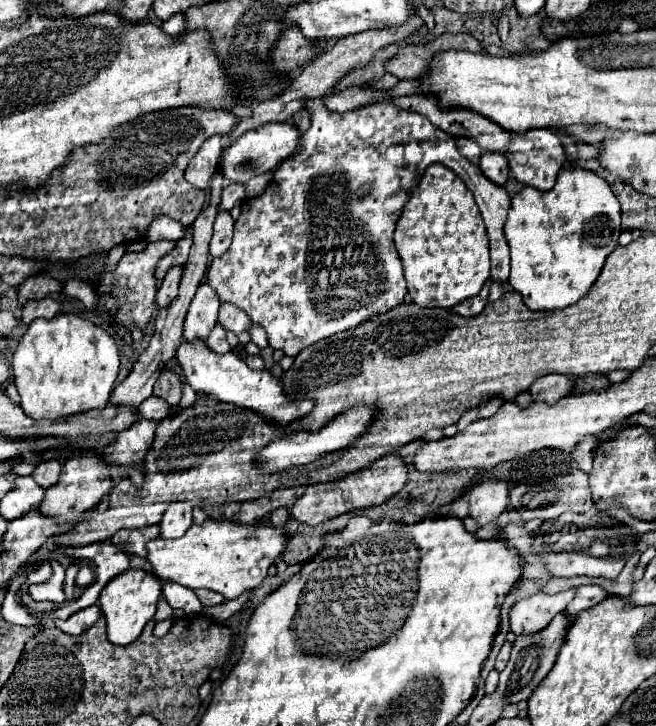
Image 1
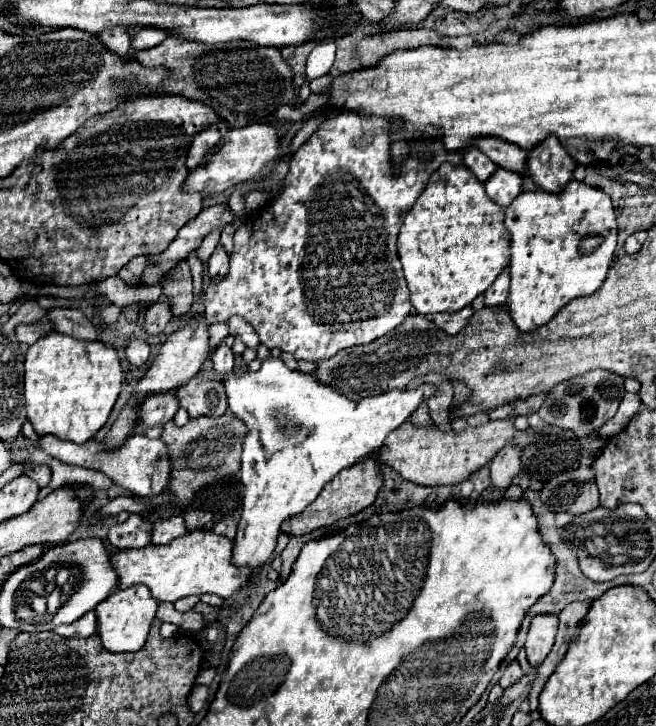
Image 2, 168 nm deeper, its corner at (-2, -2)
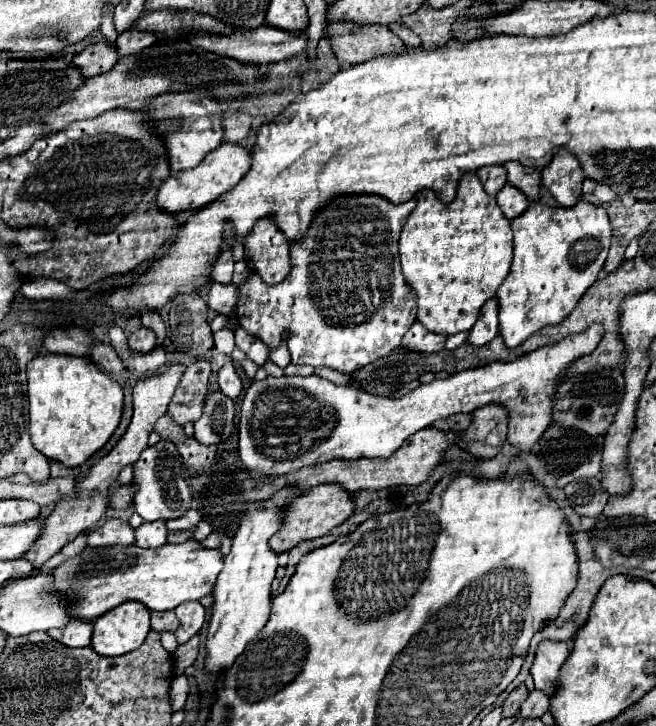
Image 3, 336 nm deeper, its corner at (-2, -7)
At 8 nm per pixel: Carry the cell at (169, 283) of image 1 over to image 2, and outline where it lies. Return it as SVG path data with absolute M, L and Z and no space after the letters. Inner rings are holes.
M157 301L145 313L145 331L151 333L151 335L157 335L157 333L161 333L165 329L169 319L171 319L171 307L169 307L169 303Z

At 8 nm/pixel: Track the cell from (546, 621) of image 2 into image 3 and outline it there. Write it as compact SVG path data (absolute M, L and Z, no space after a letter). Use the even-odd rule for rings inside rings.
M541 642L535 654L535 662L531 668L535 688L545 692L549 698L557 690L557 680L559 680L559 670L565 664L569 656L569 644L567 642Z

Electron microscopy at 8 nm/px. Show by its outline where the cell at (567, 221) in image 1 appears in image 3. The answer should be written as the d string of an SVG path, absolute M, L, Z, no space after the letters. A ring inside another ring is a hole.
M577 202L573 208L533 204L511 222L515 244L507 278L497 290L499 334L509 348L523 344L545 326L559 324L579 298L595 284L611 244L611 224L605 208Z

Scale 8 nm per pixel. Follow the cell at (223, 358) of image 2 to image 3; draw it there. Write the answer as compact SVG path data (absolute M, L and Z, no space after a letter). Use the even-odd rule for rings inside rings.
M227 362L221 370L219 370L219 390L225 392L225 396L229 396L231 400L237 400L243 392L243 384L241 378L237 376L235 368L231 362Z

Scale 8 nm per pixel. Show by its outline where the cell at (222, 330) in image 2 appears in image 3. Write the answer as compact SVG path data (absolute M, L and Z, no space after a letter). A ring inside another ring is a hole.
M197 360L195 364L187 366L187 372L181 376L181 384L177 386L177 392L169 404L169 416L177 424L195 422L205 404L207 396L207 380L211 374L211 364L207 360Z

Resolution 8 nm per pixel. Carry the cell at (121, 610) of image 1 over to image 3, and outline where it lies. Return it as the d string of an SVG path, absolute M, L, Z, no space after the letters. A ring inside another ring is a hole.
M125 602L93 622L91 648L101 656L121 656L143 644L149 634L149 610L141 602Z

